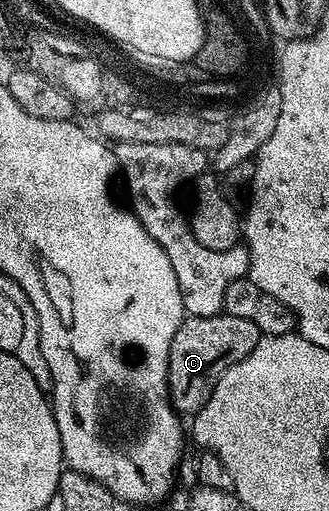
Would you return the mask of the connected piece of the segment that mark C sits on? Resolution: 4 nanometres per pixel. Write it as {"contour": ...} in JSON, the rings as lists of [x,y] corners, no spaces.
{"contour":[[[226,314],[201,318],[187,316],[173,334],[173,342],[167,350],[167,390],[176,412],[197,414],[209,402],[209,394],[217,386],[221,374],[229,366],[241,362],[257,346],[260,332],[246,318],[233,318]]]}

